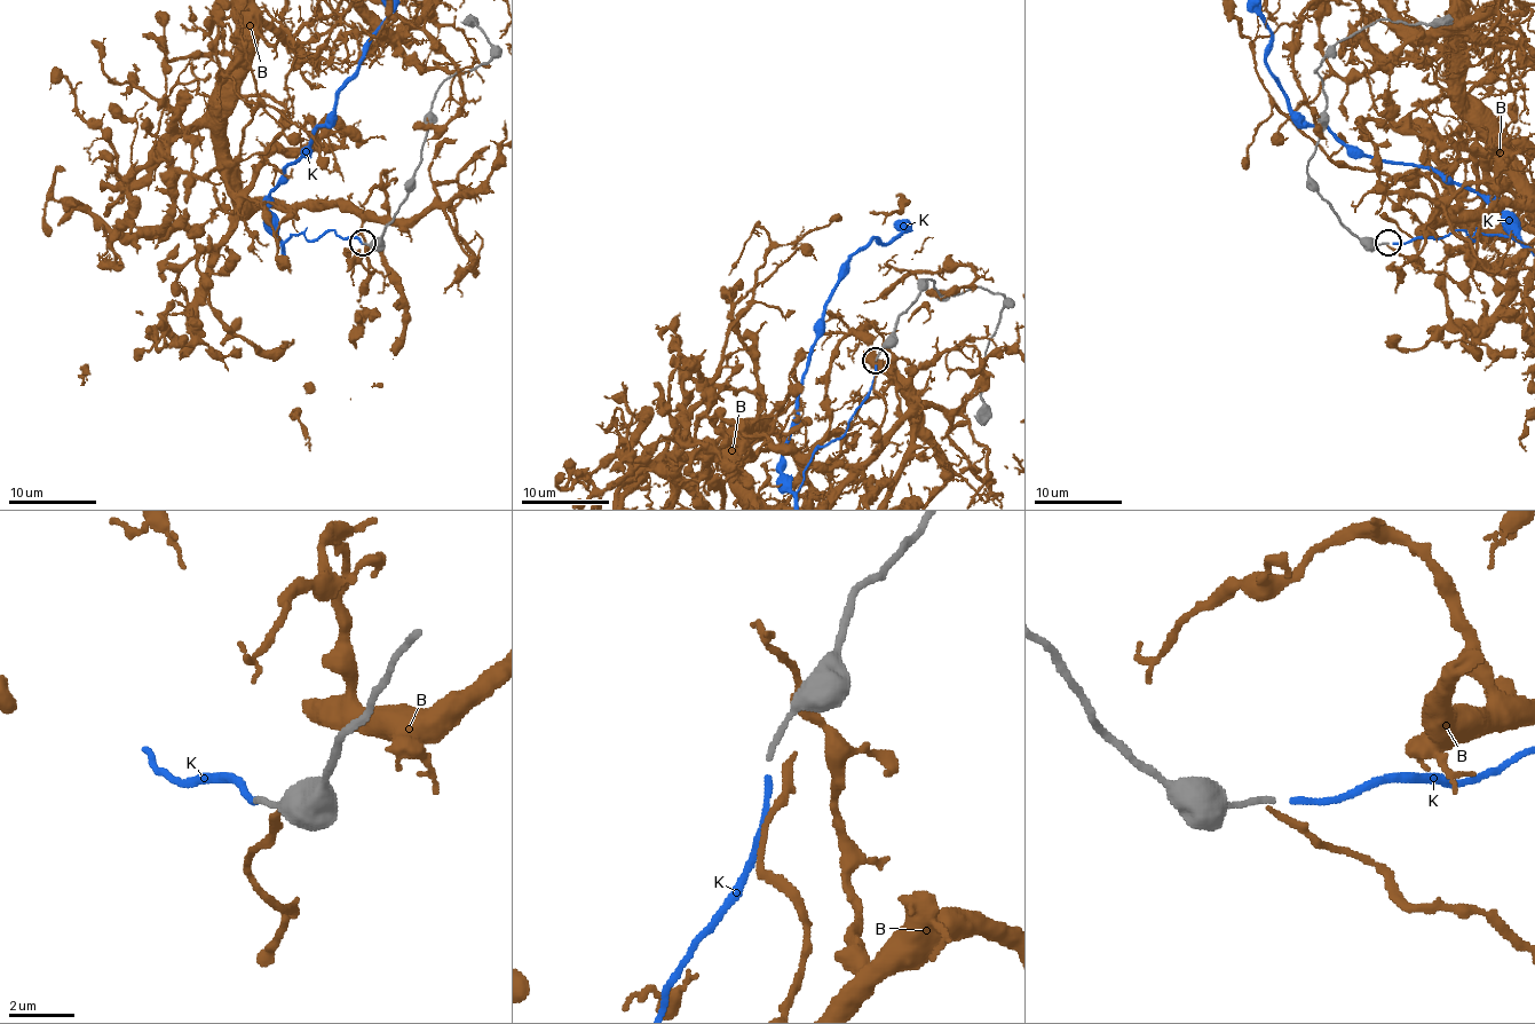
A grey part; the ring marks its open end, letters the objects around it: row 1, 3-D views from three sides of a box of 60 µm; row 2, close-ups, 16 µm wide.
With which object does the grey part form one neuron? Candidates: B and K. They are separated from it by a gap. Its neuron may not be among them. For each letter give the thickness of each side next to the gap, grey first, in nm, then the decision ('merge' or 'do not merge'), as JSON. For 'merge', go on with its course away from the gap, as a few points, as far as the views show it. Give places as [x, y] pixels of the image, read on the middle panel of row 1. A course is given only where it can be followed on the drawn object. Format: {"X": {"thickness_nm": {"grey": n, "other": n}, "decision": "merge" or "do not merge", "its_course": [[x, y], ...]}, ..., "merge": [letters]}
{"B": {"thickness_nm": {"grey": 180, "other": 280}, "decision": "do not merge"}, "K": {"thickness_nm": {"grey": 180, "other": 200}, "decision": "merge"}, "merge": ["K"]}

